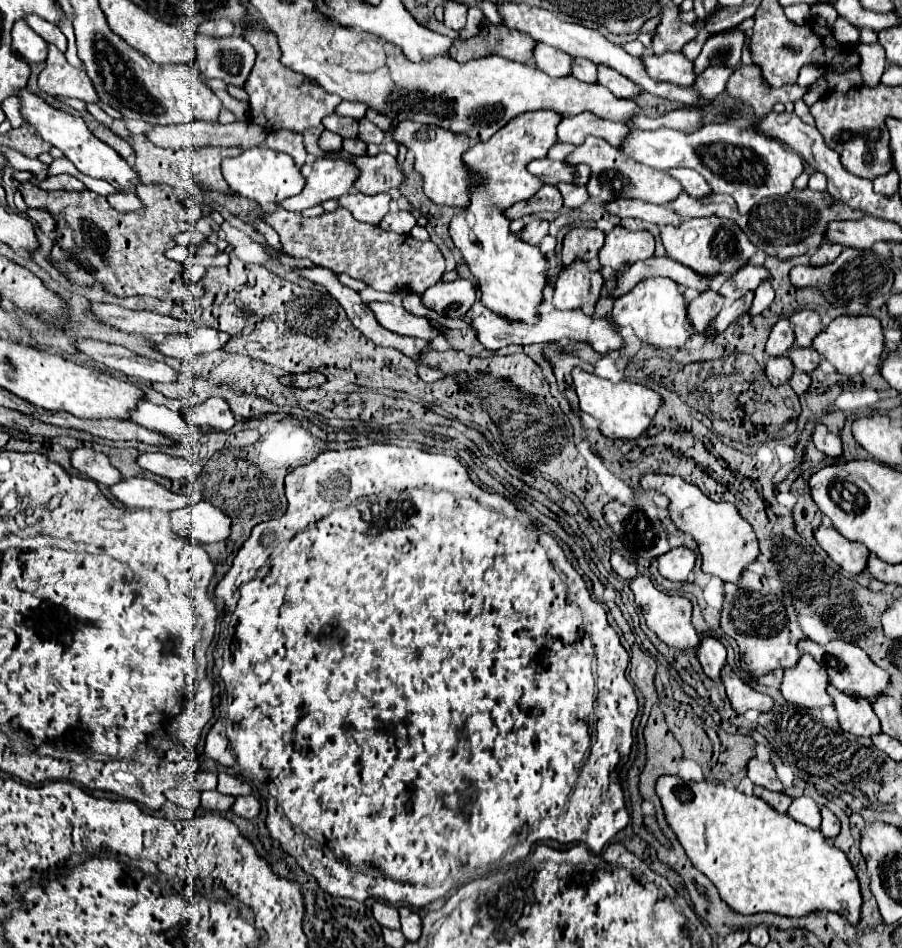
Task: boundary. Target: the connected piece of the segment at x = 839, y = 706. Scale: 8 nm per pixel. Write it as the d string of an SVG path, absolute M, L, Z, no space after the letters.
M831 687L827 689L835 701L835 709L839 713L841 729L857 735L857 737L873 737L881 733L879 719L873 713L871 703L867 701L855 701L853 697L847 697L845 693L839 693L839 689Z

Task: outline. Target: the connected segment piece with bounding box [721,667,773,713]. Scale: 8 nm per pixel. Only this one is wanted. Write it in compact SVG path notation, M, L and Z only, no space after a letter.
M727 667L721 669L721 681L723 681L723 685L727 689L727 697L737 713L745 713L747 709L755 709L759 713L765 713L767 709L771 709L771 705L773 705L771 697L757 693L747 683L743 683L737 675L725 675L725 669Z

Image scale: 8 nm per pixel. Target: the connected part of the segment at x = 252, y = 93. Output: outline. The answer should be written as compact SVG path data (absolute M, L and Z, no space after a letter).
M239 25L243 31L243 37L255 47L257 59L255 67L245 83L245 91L249 93L249 107L251 107L251 121L263 125L265 129L295 129L305 137L305 147L311 155L323 155L323 151L317 145L319 135L323 133L321 119L325 115L331 115L335 107L341 103L339 95L331 95L325 89L319 89L317 85L291 85L295 77L279 65L279 45L277 37L267 31L263 25Z

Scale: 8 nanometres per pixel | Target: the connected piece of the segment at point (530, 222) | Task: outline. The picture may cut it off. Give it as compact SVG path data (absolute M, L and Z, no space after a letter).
M531 217L531 219L527 219L525 227L519 231L519 239L529 245L539 245L541 239L547 235L547 231L549 231L549 223L545 219Z

